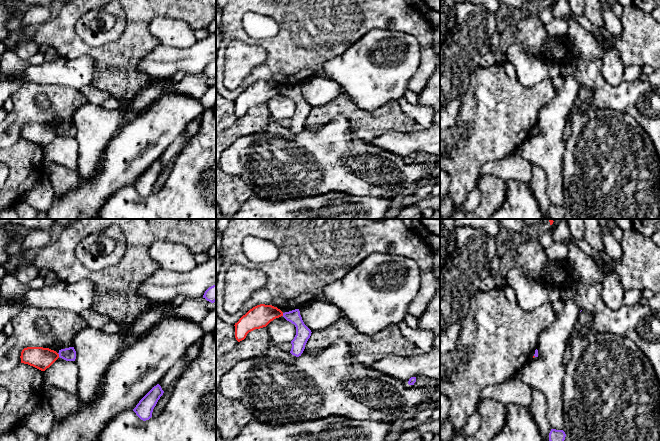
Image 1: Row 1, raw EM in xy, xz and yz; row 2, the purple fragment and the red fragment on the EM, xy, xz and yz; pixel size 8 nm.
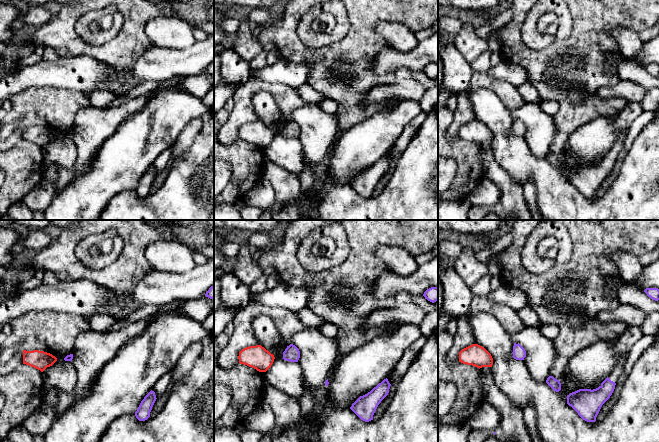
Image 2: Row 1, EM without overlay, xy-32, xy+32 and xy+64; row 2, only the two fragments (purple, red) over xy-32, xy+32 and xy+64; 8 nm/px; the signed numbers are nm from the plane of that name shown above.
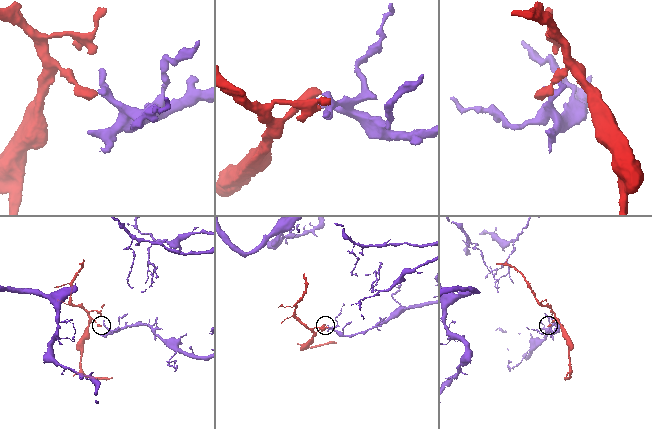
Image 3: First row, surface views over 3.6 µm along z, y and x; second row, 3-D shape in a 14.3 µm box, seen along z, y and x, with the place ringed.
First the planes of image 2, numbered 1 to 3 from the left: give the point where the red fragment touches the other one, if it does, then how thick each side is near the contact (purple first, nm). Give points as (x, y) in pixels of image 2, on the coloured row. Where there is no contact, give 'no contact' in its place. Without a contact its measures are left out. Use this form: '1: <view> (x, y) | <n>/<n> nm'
1: no contact
2: no contact
3: no contact

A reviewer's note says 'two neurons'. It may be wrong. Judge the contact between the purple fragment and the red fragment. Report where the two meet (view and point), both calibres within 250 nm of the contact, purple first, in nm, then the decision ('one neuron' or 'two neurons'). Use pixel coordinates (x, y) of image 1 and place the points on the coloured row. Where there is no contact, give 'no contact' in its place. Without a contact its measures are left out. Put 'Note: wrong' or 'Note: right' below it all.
xy (59, 355) | 110/180 nm | two neurons
Note: right

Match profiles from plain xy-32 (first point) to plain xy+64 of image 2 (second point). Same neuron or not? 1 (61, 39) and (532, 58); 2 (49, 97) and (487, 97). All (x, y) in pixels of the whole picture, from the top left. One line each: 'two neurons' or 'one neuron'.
1: one neuron
2: two neurons

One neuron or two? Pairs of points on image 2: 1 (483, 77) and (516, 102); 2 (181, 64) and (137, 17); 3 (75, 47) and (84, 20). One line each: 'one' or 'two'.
1: one
2: two
3: two

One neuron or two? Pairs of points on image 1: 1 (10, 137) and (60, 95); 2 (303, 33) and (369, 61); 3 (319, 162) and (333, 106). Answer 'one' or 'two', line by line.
1: one
2: two
3: two

